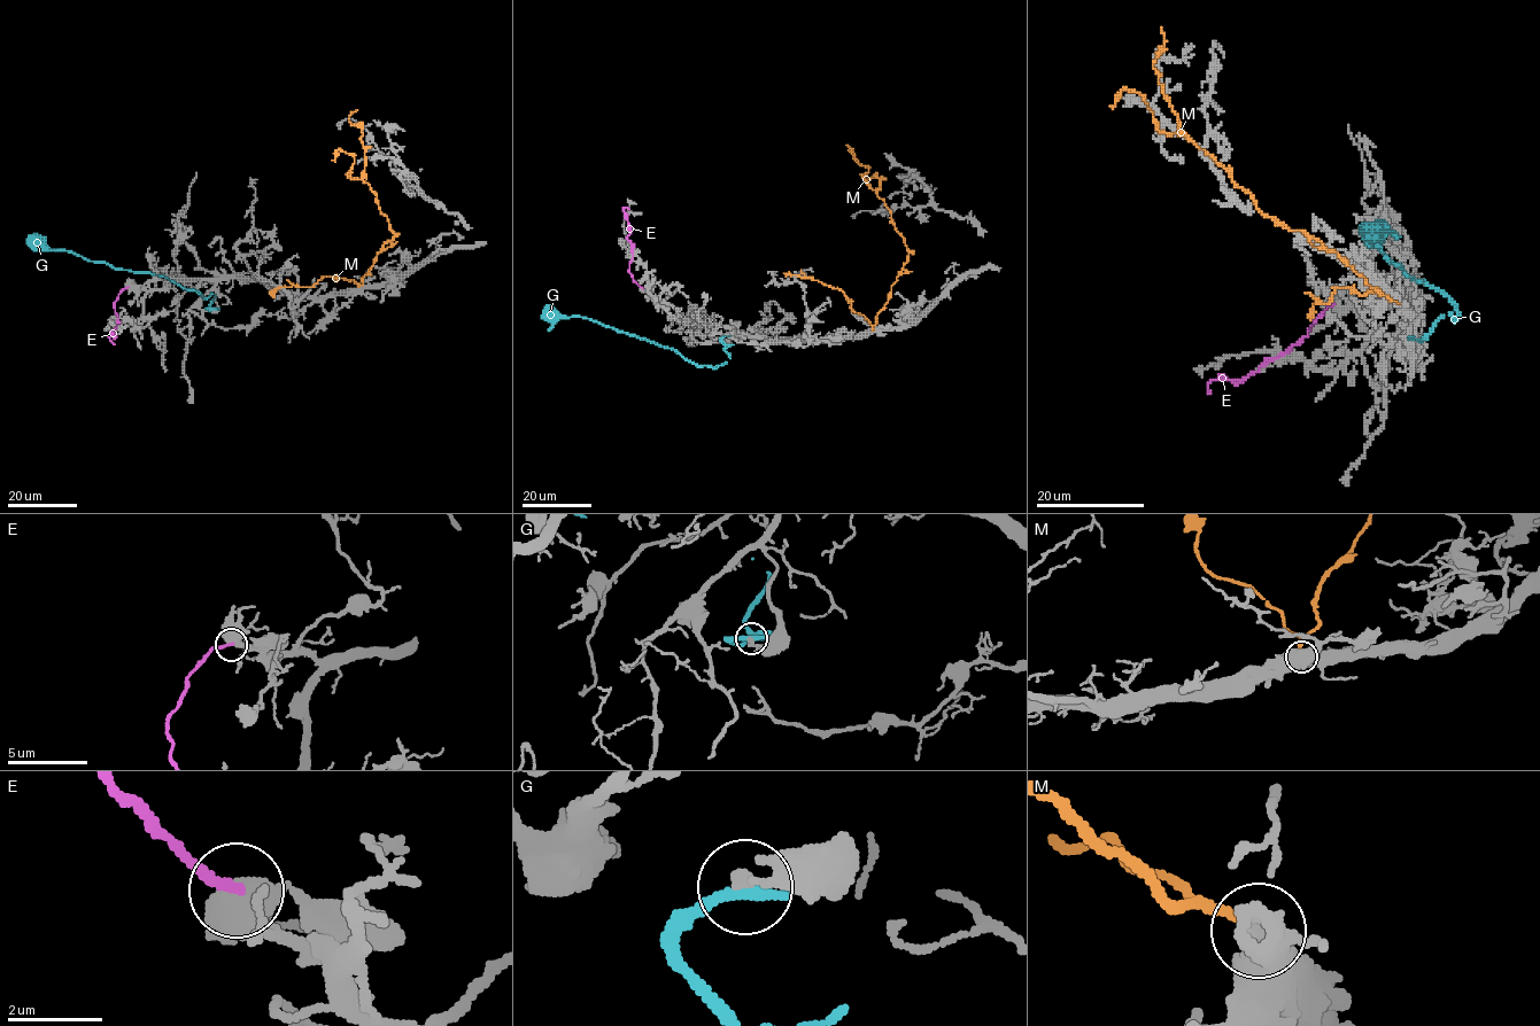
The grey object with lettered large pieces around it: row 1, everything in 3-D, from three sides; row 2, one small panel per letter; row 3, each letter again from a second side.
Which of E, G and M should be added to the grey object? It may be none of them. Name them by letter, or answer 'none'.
none

